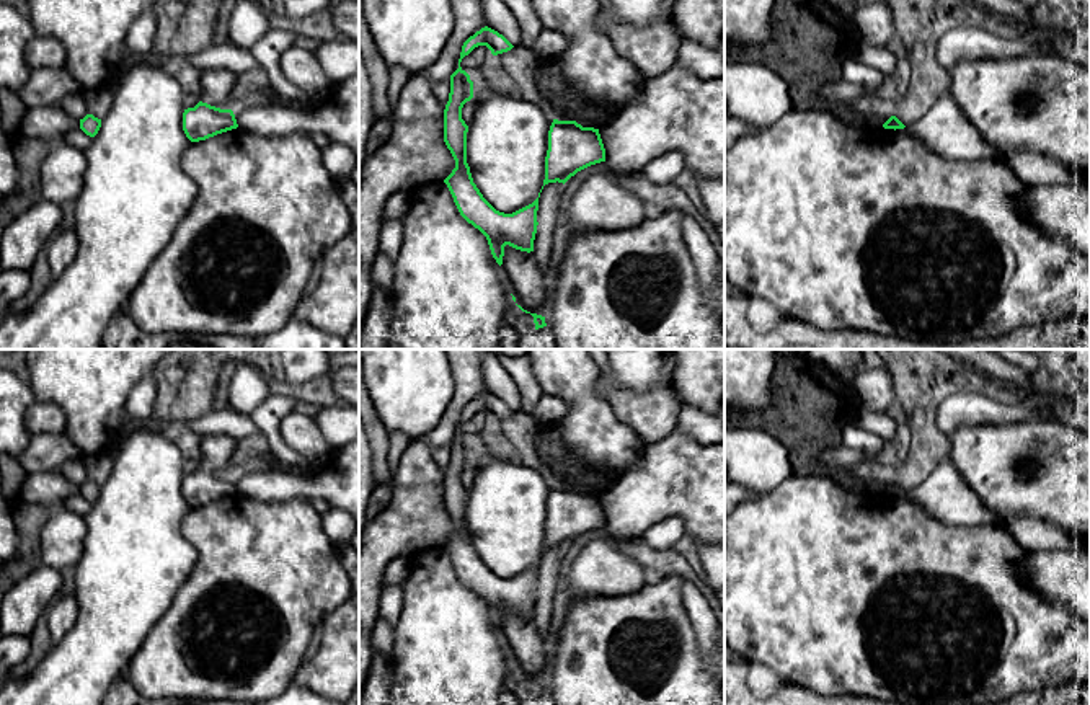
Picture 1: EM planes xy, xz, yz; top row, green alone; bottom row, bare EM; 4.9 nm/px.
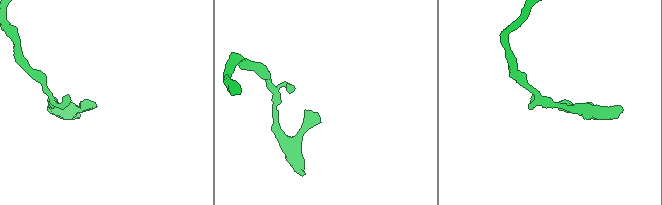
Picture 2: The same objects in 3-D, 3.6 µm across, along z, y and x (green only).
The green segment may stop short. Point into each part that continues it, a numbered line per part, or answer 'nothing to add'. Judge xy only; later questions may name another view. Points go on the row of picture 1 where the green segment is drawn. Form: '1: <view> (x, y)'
nothing to add

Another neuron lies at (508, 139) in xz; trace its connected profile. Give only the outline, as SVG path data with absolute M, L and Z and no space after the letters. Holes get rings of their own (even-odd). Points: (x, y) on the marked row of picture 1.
M494 83L475 96L476 111L467 132L467 163L483 197L499 212L512 214L532 204L543 186L548 131L553 116L543 101L519 96Z

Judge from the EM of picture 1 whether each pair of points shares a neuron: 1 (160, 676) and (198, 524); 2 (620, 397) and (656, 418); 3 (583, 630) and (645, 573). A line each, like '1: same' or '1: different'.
1: same
2: same
3: different

